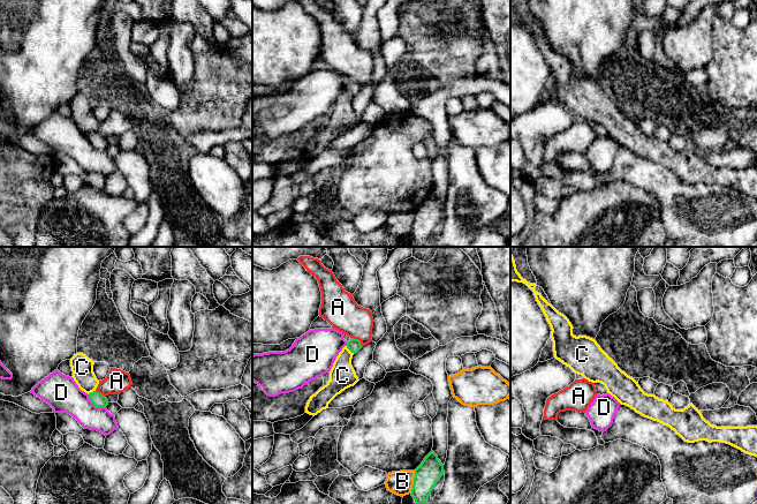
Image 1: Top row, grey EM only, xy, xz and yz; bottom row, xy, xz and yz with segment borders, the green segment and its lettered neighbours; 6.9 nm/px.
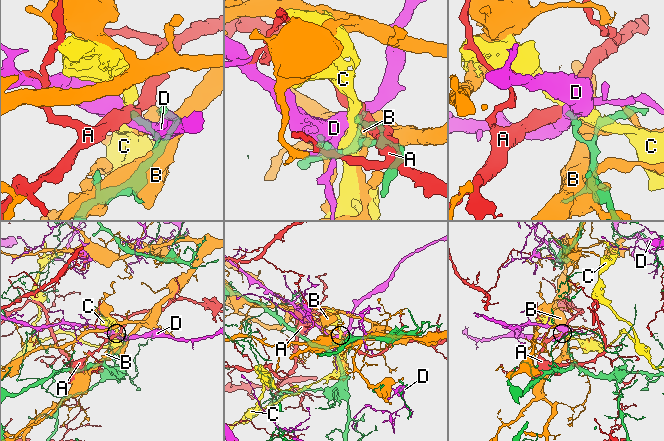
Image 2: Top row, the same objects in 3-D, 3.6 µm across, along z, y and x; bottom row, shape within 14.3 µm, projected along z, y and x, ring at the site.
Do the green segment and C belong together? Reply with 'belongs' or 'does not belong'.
does not belong

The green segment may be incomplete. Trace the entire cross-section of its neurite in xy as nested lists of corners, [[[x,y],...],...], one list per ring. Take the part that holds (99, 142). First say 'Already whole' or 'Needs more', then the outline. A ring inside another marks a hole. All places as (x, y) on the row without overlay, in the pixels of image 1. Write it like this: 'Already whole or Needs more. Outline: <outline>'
Already whole. Outline: [[[97,133],[89,135],[89,141],[96,149],[106,149],[108,146],[107,140]]]

